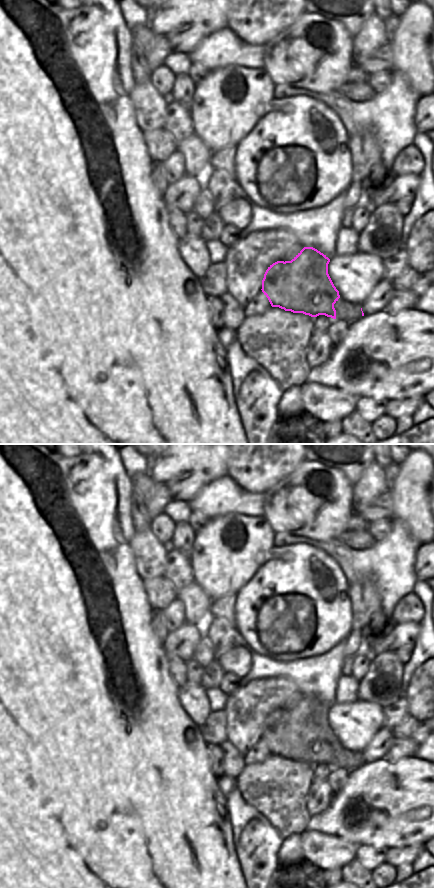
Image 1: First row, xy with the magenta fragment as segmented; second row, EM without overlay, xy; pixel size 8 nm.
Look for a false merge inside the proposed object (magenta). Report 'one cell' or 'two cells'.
two cells

